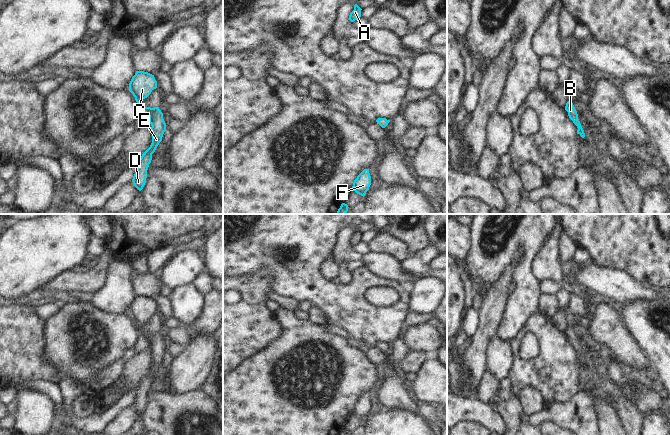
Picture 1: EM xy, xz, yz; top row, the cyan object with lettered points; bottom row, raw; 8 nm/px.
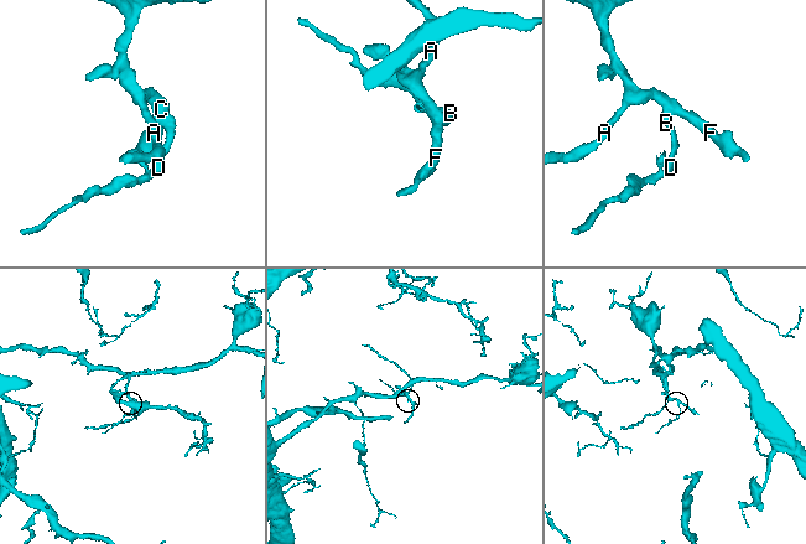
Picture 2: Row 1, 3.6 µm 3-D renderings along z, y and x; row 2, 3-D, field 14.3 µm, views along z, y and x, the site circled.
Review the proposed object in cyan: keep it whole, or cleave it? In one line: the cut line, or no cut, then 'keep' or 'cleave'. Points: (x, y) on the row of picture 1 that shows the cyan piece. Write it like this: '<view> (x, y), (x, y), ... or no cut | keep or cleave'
no cut | keep

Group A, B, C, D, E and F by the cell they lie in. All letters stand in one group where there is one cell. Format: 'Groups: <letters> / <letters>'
Groups: A B C D E F.

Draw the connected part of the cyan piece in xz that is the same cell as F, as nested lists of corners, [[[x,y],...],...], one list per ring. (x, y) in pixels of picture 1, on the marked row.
[[[364,169],[354,180],[352,190],[361,196],[365,196],[371,185],[369,169]]]

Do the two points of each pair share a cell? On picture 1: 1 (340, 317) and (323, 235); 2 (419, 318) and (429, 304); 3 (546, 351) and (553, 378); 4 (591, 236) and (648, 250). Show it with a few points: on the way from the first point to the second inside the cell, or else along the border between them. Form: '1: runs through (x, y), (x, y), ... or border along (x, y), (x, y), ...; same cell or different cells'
1: runs through (328, 297), (313, 282), (313, 255); same cell
2: border along (409, 308), (417, 312), (431, 312); different cells
3: runs through (553, 358), (553, 371); same cell
4: runs through (605, 236), (626, 236), (634, 243); same cell

